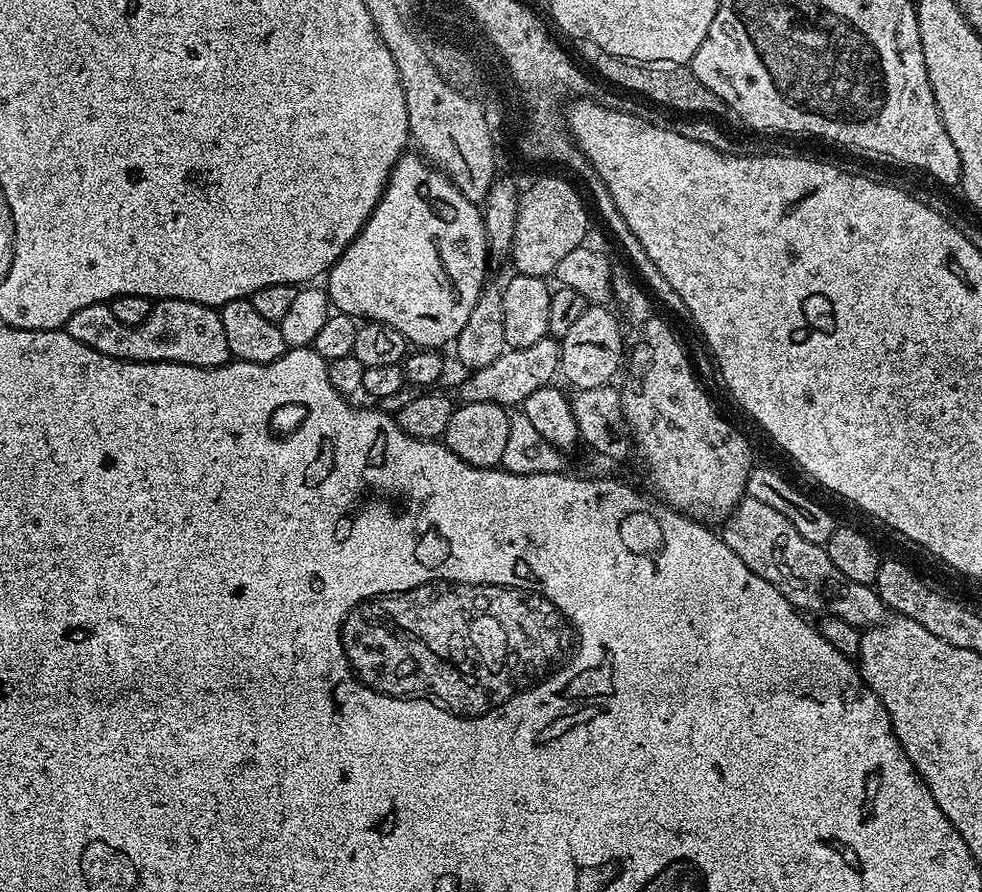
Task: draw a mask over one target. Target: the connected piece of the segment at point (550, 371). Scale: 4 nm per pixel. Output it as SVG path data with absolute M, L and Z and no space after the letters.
M545 338L534 342L534 346L526 346L525 348L508 348L498 358L494 358L494 362L490 362L490 366L482 366L467 373L468 377L460 384L460 400L465 404L470 402L494 402L495 404L503 404L505 406L523 405L524 400L530 394L534 394L534 390L539 388L547 388L553 383L552 379L557 379L560 371L560 342L556 338Z

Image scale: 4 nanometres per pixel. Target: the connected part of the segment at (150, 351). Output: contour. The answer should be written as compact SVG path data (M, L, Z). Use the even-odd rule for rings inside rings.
M158 300L153 303L150 314L146 314L146 322L138 326L122 326L118 318L114 318L111 307L107 303L82 306L78 314L70 314L64 323L63 331L70 334L70 338L78 338L82 346L90 346L110 358L119 360L133 360L134 362L174 362L186 366L199 368L217 368L229 363L233 359L230 354L230 345L226 342L226 334L222 331L222 318L217 309L185 300Z

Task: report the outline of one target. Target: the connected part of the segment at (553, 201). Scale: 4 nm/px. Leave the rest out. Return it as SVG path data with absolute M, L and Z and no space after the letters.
M560 176L538 177L525 192L523 189L519 193L518 199L520 209L510 253L512 264L519 275L551 277L562 257L585 243L589 205L584 205L575 186Z

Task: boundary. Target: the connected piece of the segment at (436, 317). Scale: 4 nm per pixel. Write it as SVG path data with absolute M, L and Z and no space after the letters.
M405 154L401 156L396 167L392 169L392 175L388 177L388 184L384 188L384 193L380 195L376 209L372 211L370 218L354 238L354 242L350 242L350 246L346 246L346 250L340 255L338 262L334 262L332 269L327 272L326 291L331 307L336 312L344 312L347 316L359 318L364 322L394 326L394 330L398 330L398 334L405 336L409 345L415 346L417 349L440 350L443 349L443 344L451 345L458 338L458 334L462 334L462 326L466 326L466 322L470 319L470 310L474 310L474 302L478 302L480 293L486 287L484 275L488 272L490 249L481 209L466 199L458 190L458 186L454 186L454 182L450 182L450 178L445 176L439 168L429 163L423 155L415 155Z

